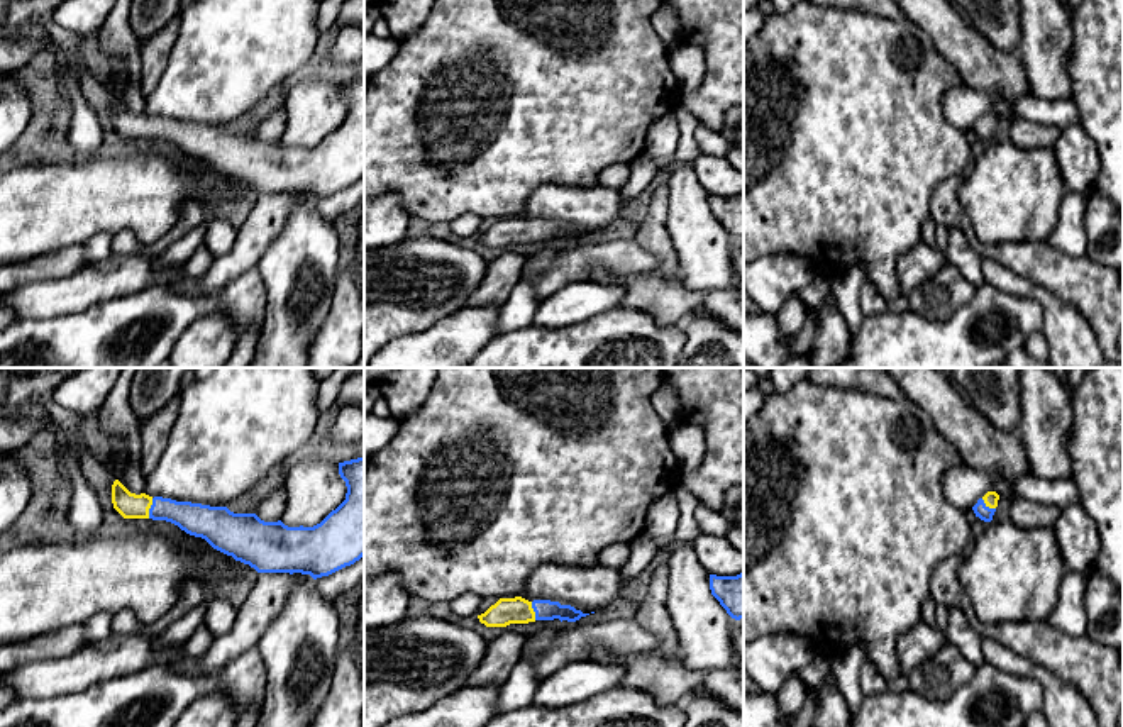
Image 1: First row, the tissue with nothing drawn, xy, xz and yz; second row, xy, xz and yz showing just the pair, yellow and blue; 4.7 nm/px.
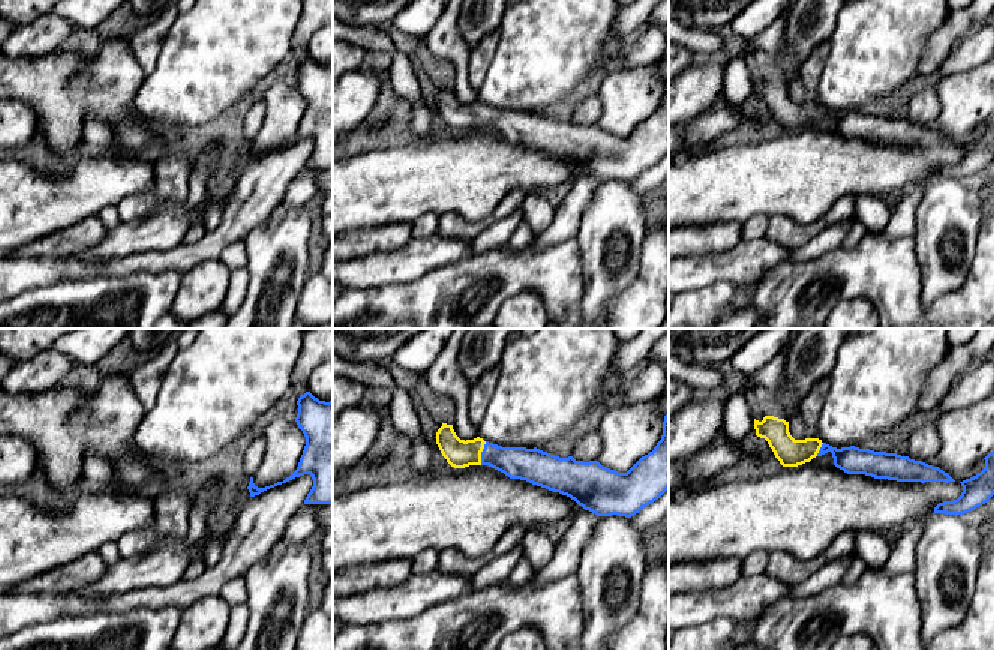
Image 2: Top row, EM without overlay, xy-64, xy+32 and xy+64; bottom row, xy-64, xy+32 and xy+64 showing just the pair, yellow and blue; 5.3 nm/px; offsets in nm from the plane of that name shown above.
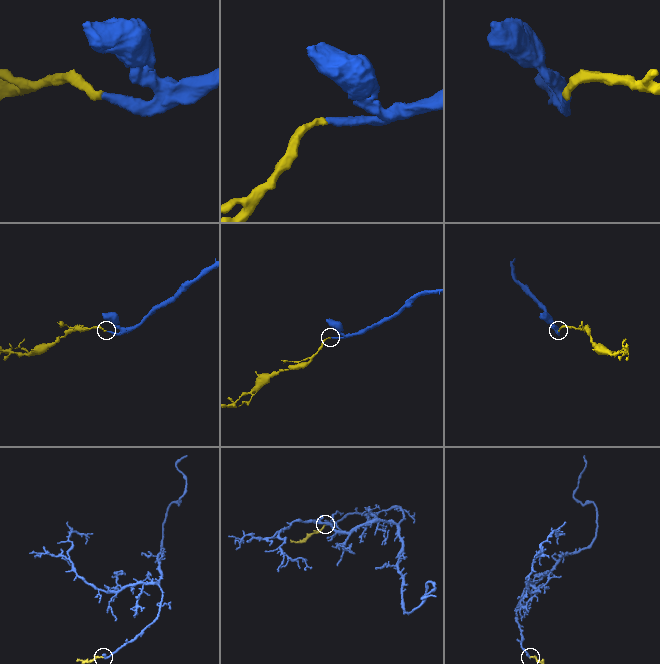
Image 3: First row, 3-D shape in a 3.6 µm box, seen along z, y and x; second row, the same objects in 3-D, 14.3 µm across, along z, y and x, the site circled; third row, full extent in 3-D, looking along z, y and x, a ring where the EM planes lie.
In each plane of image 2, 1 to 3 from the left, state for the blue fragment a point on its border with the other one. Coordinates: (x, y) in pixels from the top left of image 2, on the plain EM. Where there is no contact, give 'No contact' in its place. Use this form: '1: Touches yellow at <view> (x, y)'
1: No contact
2: Touches yellow at xy+32 (480, 117)
3: Touches yellow at xy+64 (819, 113)

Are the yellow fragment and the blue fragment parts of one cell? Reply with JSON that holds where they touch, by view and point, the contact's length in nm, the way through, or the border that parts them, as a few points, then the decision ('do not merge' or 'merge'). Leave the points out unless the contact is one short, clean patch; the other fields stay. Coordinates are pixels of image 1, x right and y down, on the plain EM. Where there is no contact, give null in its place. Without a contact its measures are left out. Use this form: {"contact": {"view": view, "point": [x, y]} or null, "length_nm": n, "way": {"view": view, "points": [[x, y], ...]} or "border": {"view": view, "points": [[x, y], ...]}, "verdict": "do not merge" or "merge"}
{"contact": {"view": "xy", "point": [148, 129]}, "length_nm": 100, "way": {"view": "xy", "points": [[129, 126], [148, 129], [168, 129], [195, 139]]}, "verdict": "merge"}

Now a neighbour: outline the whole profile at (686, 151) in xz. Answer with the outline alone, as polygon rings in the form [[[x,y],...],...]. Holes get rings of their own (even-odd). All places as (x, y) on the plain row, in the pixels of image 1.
[[[678,105],[672,112],[679,127],[679,144],[674,153],[674,161],[693,164],[693,161],[701,156],[701,151],[694,139],[694,130],[700,125],[698,119]]]

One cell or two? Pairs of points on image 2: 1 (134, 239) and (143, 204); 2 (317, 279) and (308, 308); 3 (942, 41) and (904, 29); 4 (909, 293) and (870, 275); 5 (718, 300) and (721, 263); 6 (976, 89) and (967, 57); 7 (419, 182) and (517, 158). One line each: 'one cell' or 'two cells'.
1: two cells
2: one cell
3: two cells
4: one cell
5: two cells
6: two cells
7: one cell

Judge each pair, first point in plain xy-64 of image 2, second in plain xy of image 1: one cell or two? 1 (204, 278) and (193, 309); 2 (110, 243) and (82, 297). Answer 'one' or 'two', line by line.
1: two
2: one

